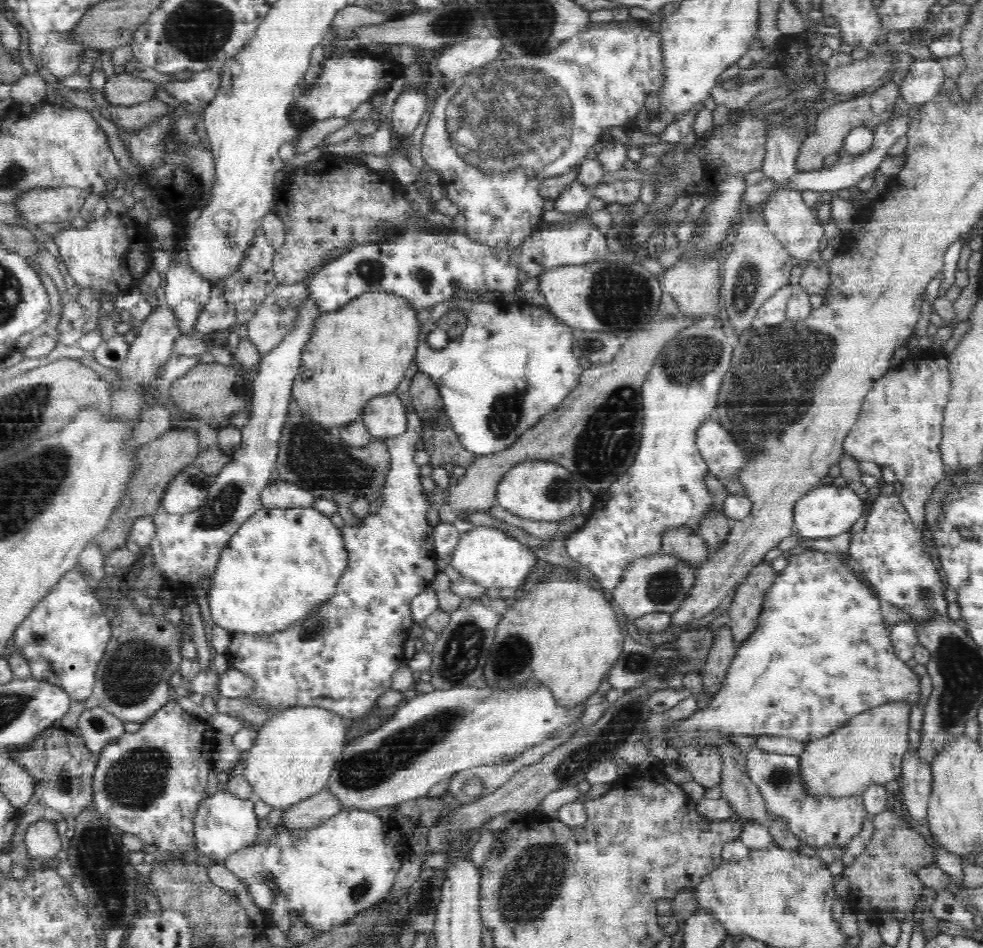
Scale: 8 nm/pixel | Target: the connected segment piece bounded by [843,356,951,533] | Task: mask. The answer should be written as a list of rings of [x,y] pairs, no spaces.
[[[928,356],[918,360],[908,360],[898,366],[898,370],[890,368],[873,382],[872,388],[865,396],[857,421],[843,442],[843,452],[853,456],[859,462],[875,462],[879,466],[889,466],[897,476],[903,491],[899,495],[901,503],[908,511],[909,518],[918,533],[926,528],[924,506],[934,486],[945,480],[944,463],[941,460],[940,441],[943,435],[943,414],[951,387],[949,362],[940,356]]]

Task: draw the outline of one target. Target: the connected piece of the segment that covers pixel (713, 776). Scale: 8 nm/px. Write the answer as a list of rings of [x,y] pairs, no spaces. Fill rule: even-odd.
[[[686,744],[677,750],[678,762],[691,772],[694,781],[705,789],[719,786],[723,762],[716,746]]]

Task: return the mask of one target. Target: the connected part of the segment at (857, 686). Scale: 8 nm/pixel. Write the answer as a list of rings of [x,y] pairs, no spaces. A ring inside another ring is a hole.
[[[805,551],[799,556],[792,555],[788,559],[788,565],[779,573],[774,585],[771,587],[763,602],[763,612],[760,613],[757,629],[743,641],[737,650],[735,658],[732,660],[727,670],[721,689],[711,698],[709,702],[703,702],[700,709],[686,720],[678,720],[668,728],[666,734],[662,734],[664,739],[672,739],[678,735],[694,732],[708,731],[724,734],[741,735],[770,735],[788,737],[790,739],[809,743],[831,733],[833,730],[844,726],[848,719],[854,718],[857,714],[880,706],[881,703],[889,703],[896,700],[910,700],[911,703],[918,701],[920,697],[920,676],[913,669],[897,658],[890,644],[891,638],[886,632],[886,623],[881,613],[879,598],[862,584],[862,579],[858,579],[858,574],[854,567],[850,567],[850,554],[829,554],[819,551]]]

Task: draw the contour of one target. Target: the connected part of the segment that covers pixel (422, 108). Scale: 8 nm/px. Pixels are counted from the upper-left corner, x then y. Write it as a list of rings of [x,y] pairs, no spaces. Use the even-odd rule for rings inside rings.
[[[404,88],[393,106],[391,128],[398,134],[411,136],[416,126],[420,124],[422,115],[427,110],[427,104],[424,88]]]

